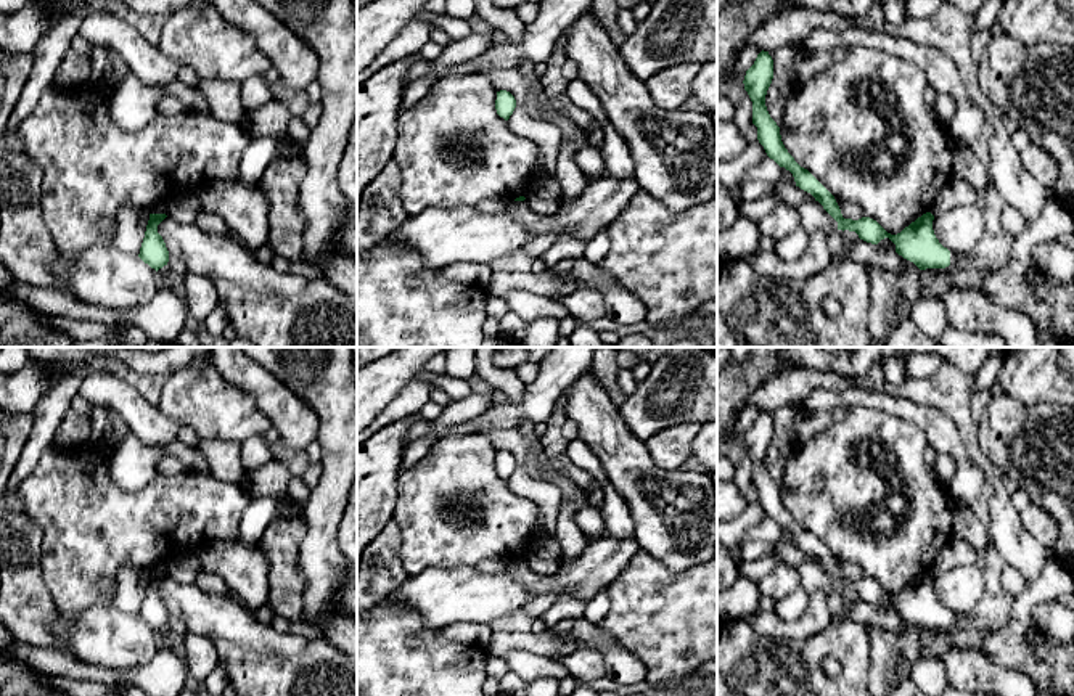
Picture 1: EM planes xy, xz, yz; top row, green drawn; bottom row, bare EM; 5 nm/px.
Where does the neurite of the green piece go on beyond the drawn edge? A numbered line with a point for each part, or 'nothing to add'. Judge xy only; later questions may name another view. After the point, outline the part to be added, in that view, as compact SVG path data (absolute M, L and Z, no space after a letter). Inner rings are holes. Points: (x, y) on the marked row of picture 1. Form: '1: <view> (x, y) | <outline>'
nothing to add

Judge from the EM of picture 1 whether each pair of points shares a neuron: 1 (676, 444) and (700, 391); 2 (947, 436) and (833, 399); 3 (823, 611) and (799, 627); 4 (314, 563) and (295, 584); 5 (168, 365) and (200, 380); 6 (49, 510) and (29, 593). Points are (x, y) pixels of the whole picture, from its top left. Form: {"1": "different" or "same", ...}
{"1": "different", "2": "same", "3": "same", "4": "different", "5": "different", "6": "different"}

